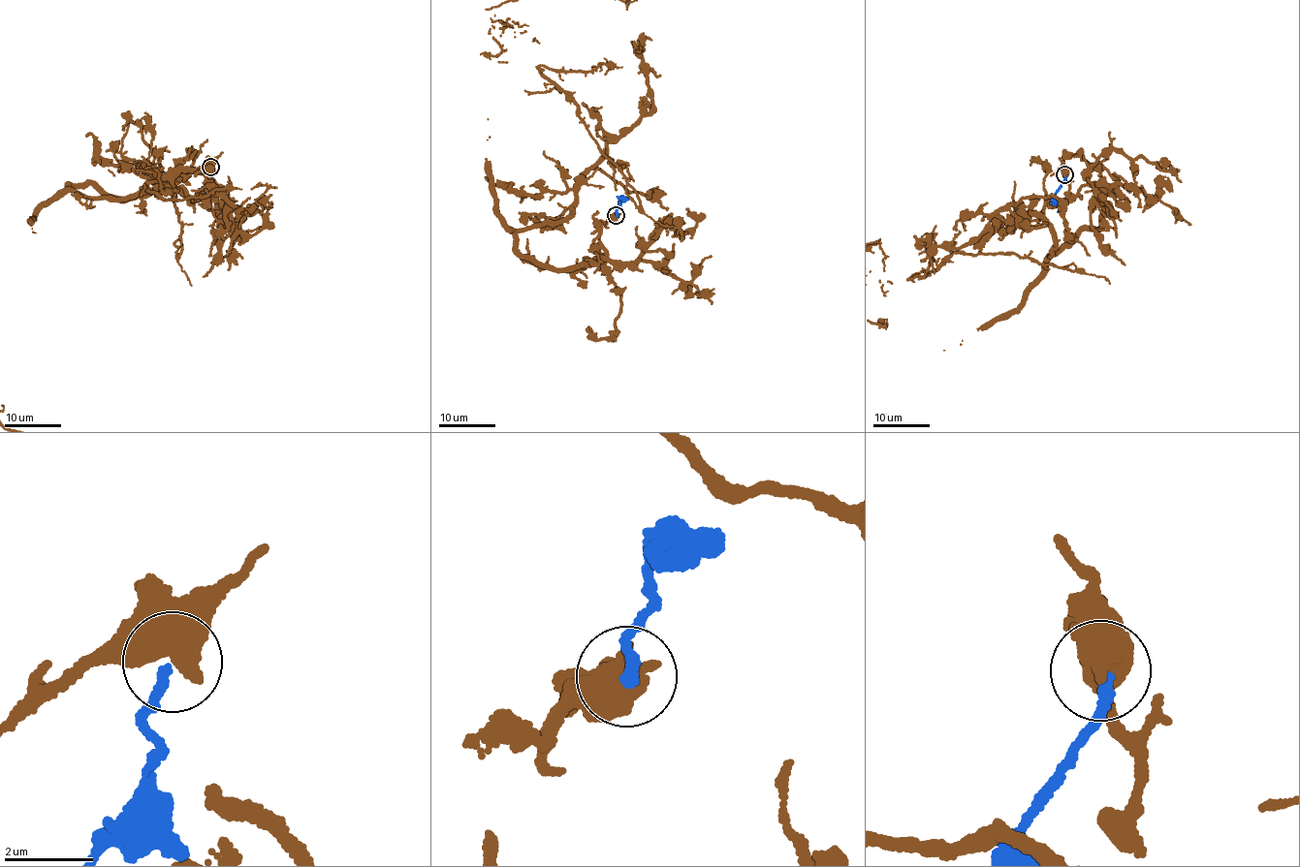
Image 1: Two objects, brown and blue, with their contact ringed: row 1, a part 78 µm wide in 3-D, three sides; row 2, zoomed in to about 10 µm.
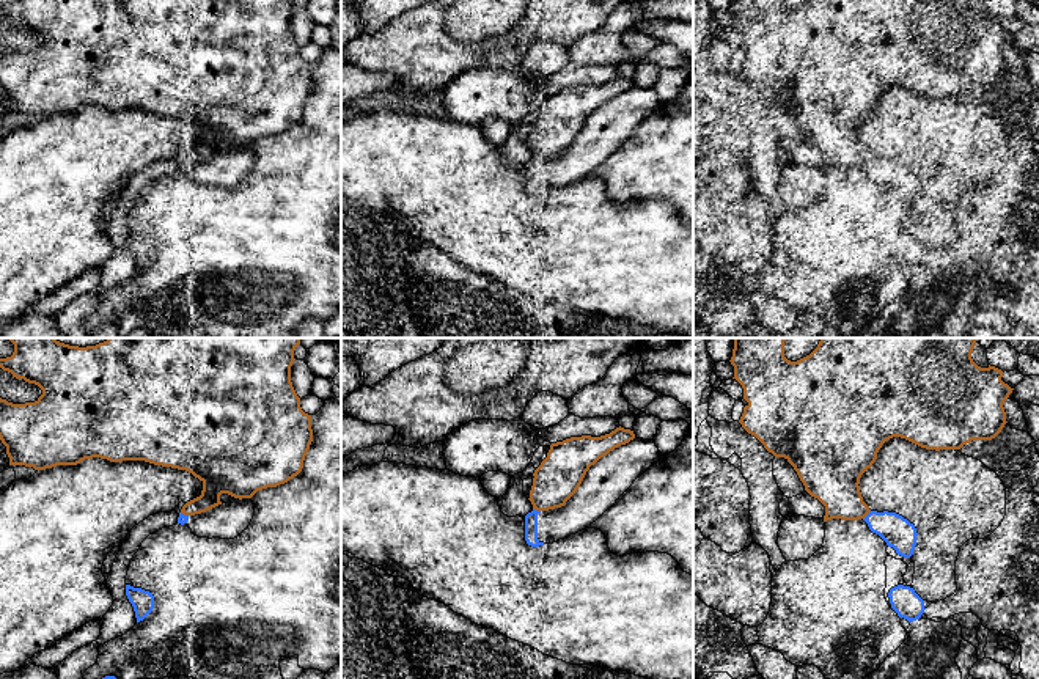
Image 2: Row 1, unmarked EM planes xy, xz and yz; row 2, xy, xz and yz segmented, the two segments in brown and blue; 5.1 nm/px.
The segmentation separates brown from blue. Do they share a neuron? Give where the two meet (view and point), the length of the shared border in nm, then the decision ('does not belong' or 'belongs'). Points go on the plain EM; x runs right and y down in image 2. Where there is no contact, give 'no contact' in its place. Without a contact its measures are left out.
yz (868, 161) | 70 nm | does not belong

